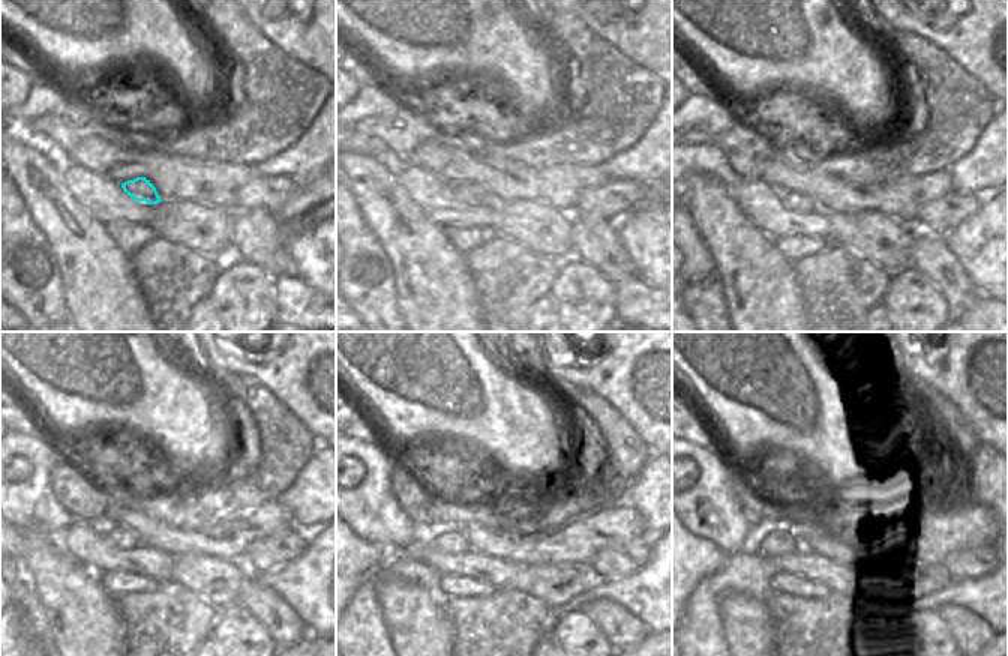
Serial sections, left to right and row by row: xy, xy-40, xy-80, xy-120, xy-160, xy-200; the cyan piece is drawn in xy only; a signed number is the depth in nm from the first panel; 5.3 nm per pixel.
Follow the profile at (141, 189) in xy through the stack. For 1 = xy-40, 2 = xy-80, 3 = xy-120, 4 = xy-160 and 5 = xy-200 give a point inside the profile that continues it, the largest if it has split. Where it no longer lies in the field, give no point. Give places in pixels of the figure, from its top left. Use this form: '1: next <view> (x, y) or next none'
1: next xy-40 (465, 192)
2: next xy-80 (797, 203)
3: next xy-120 (120, 538)
4: next xy-160 (452, 542)
5: next xy-200 (779, 542)

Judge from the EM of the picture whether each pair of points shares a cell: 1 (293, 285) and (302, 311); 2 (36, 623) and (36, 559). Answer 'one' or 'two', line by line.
1: one
2: two

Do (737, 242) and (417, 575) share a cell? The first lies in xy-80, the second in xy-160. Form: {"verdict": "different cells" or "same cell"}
{"verdict": "different cells"}

